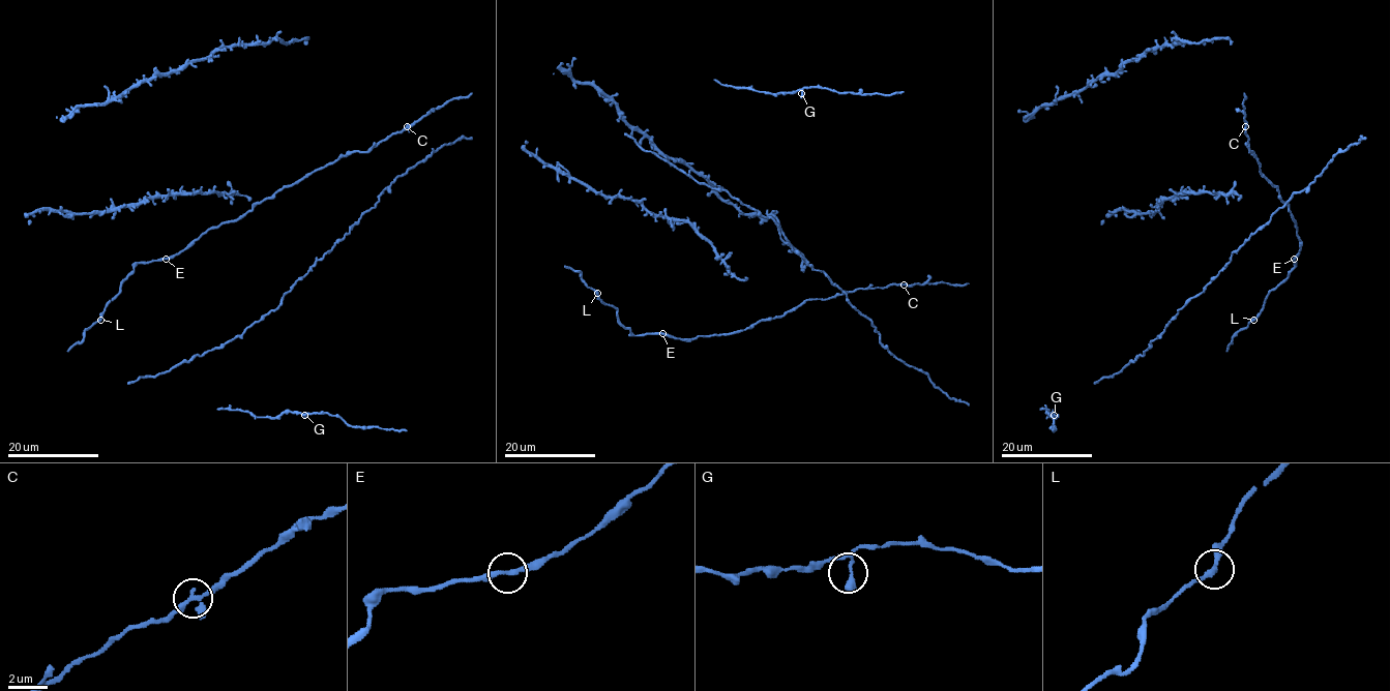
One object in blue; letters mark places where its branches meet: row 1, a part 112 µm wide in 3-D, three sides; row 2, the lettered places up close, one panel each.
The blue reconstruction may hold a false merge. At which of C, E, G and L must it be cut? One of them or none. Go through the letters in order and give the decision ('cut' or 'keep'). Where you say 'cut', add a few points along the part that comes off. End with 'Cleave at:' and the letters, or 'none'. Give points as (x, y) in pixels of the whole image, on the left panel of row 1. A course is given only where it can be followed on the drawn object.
C: keep
E: keep
G: keep
L: keep
Cleave at: none

